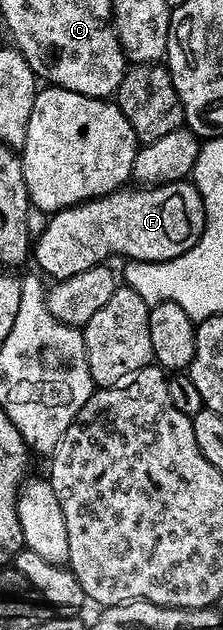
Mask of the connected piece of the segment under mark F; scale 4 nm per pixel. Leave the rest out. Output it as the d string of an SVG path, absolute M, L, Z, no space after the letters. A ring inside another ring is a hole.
M192 183L122 186L98 200L88 200L52 213L48 217L46 228L36 233L31 256L34 261L37 259L38 266L42 268L40 271L46 277L49 275L50 281L56 282L75 274L83 274L83 270L91 270L91 266L108 261L112 252L117 256L125 256L126 261L142 260L161 264L164 260L179 258L199 242L204 229L205 203L201 201L201 196Z

